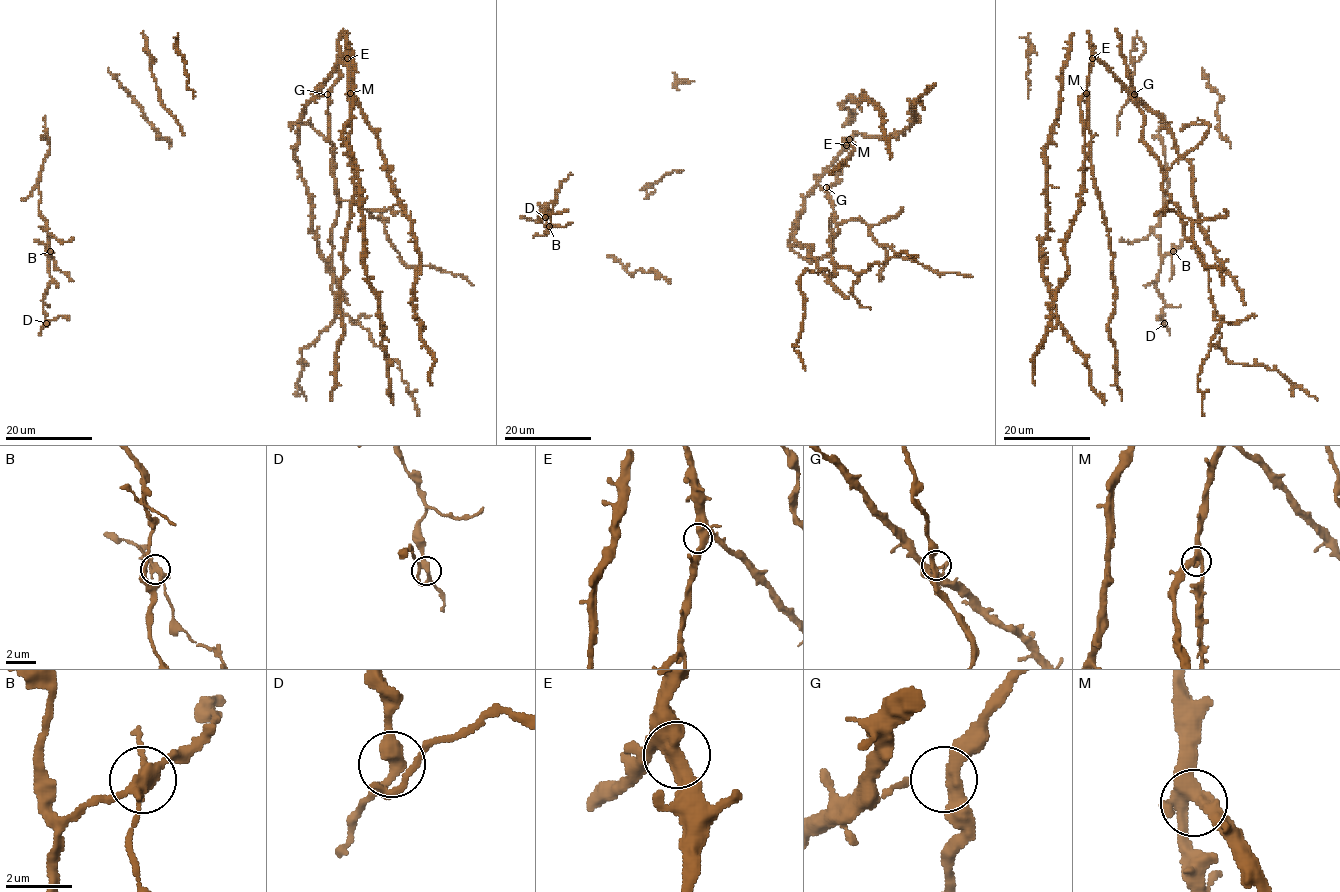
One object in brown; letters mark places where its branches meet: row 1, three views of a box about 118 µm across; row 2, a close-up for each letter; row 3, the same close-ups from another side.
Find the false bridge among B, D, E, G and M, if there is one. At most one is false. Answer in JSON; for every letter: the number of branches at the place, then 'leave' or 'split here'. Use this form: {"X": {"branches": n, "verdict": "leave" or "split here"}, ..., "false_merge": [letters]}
{"B": {"branches": 4, "verdict": "split here"}, "D": {"branches": 3, "verdict": "leave"}, "E": {"branches": 4, "verdict": "leave"}, "G": {"branches": 4, "verdict": "leave"}, "M": {"branches": 4, "verdict": "leave"}, "false_merge": ["B"]}

